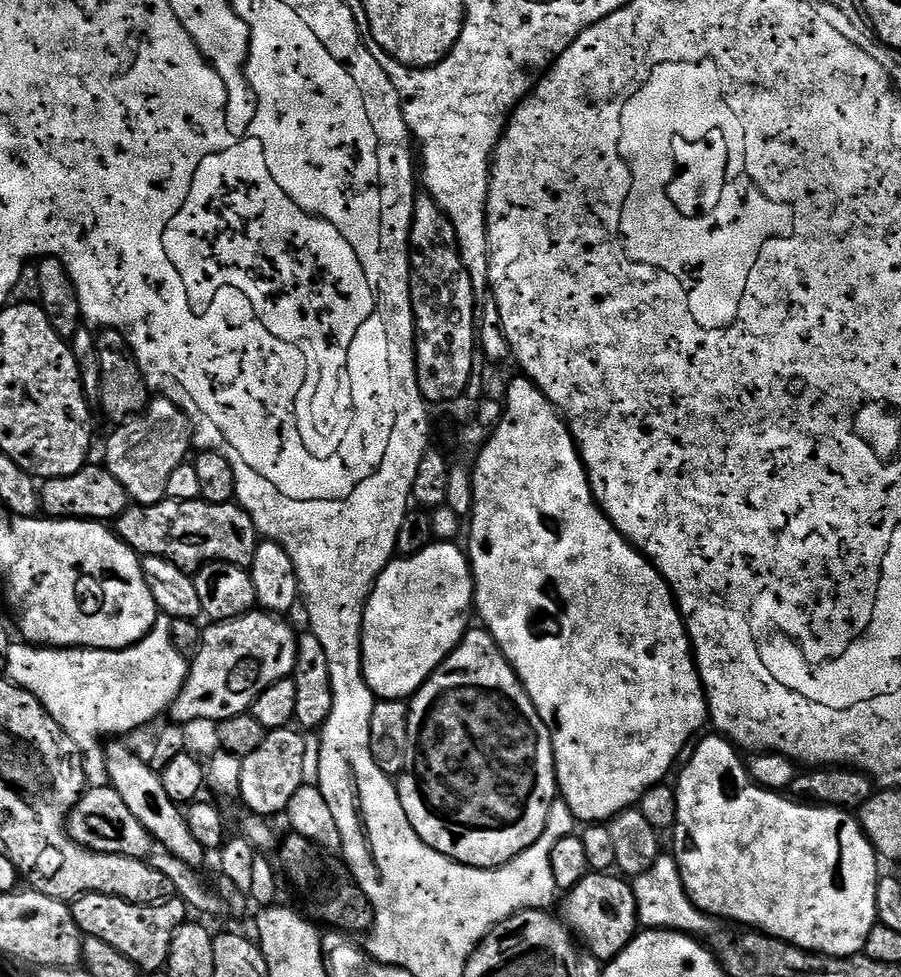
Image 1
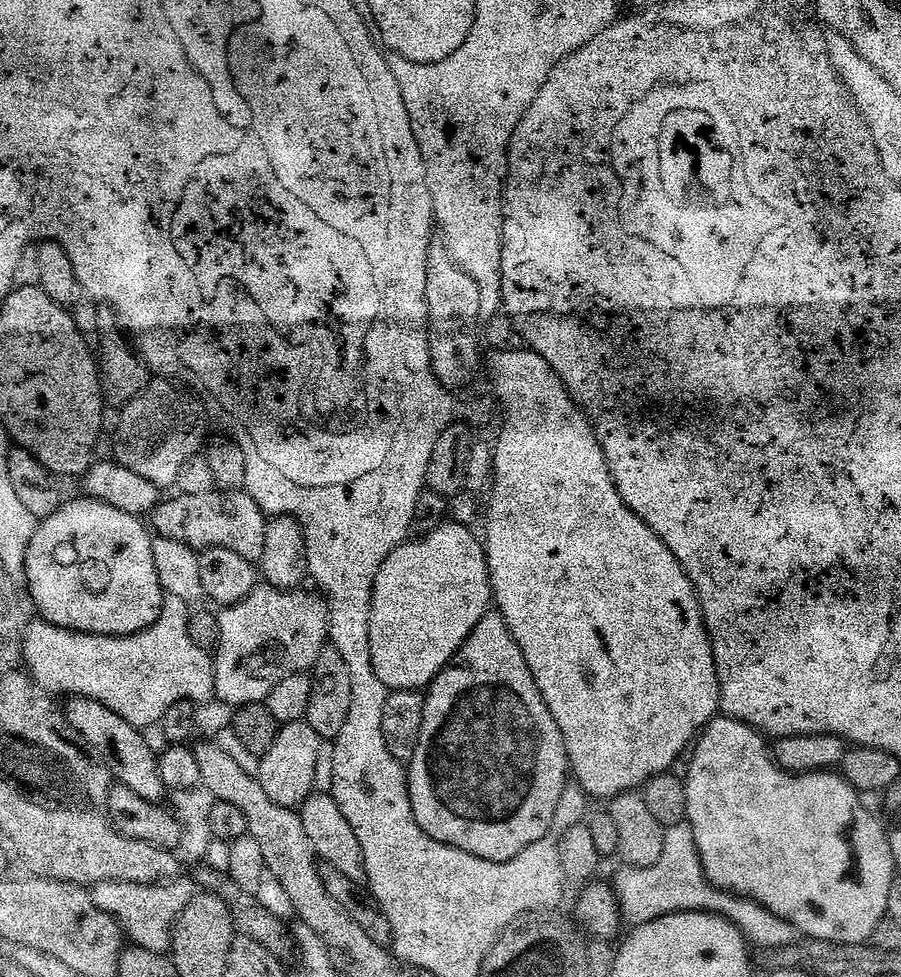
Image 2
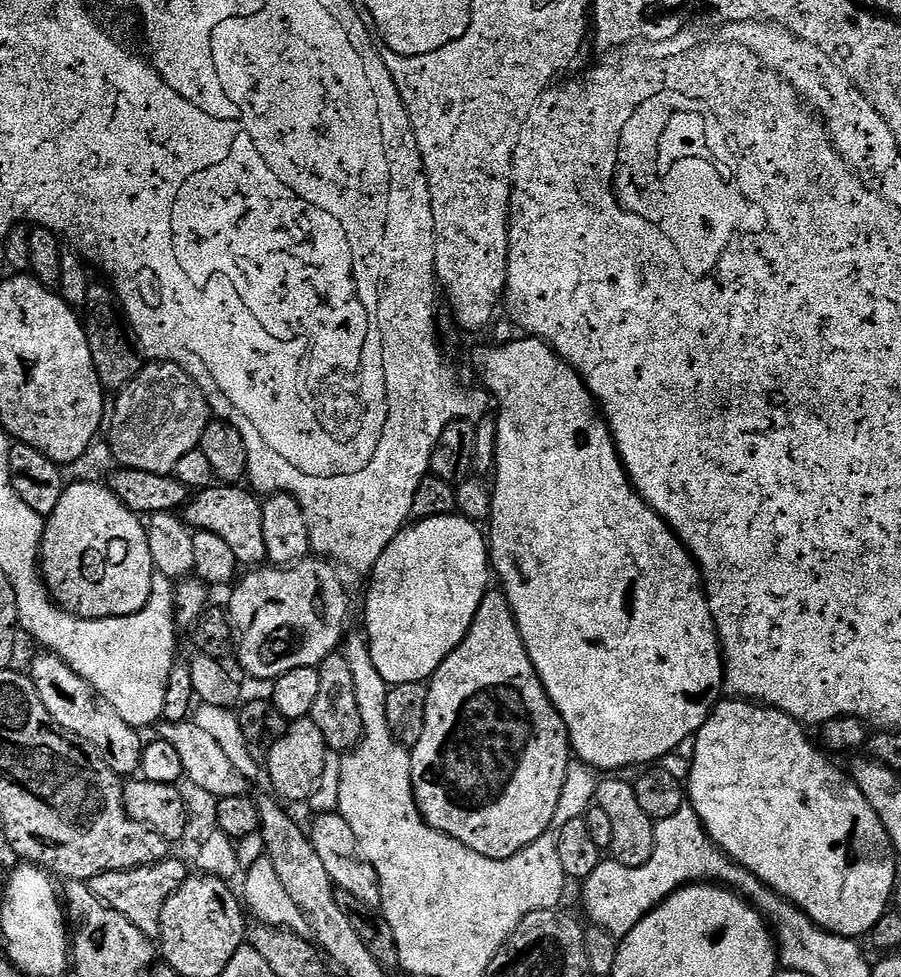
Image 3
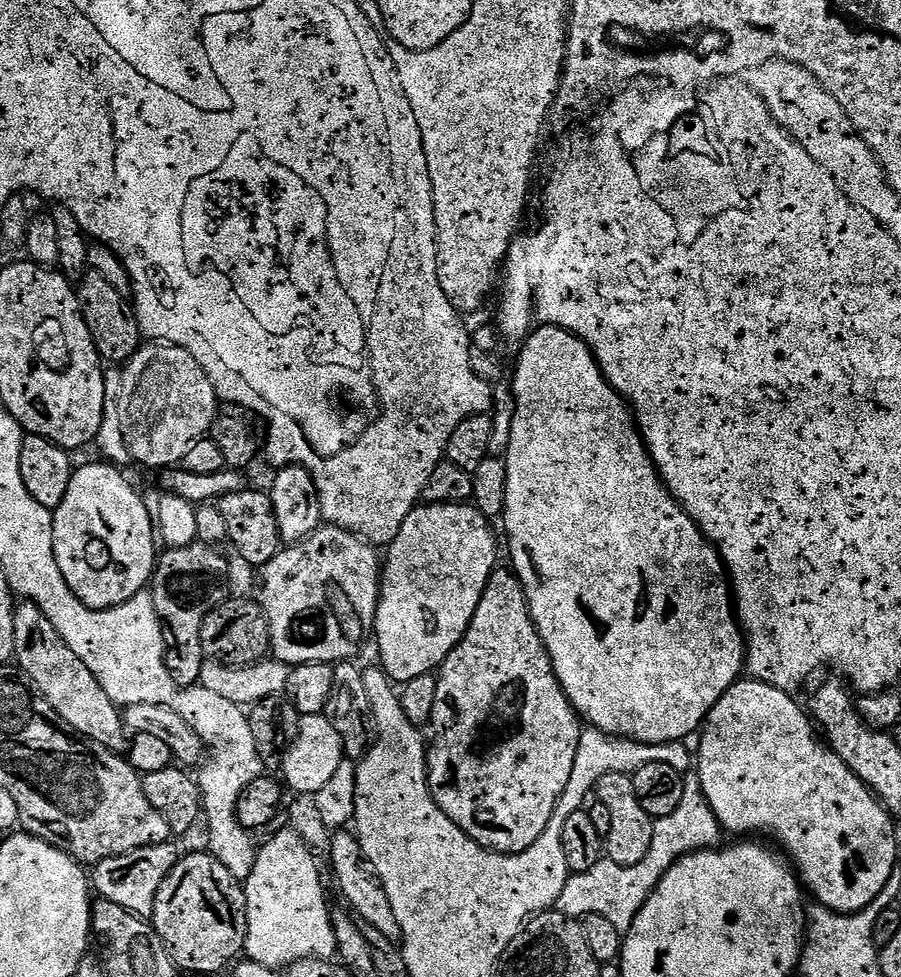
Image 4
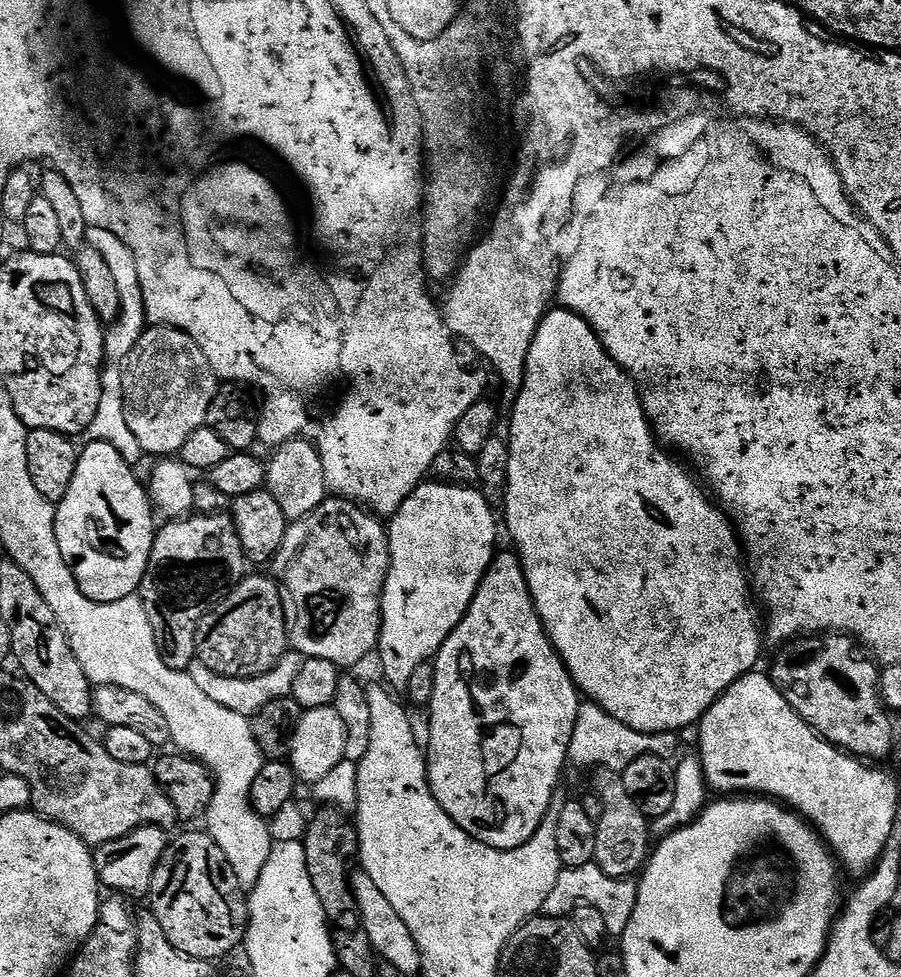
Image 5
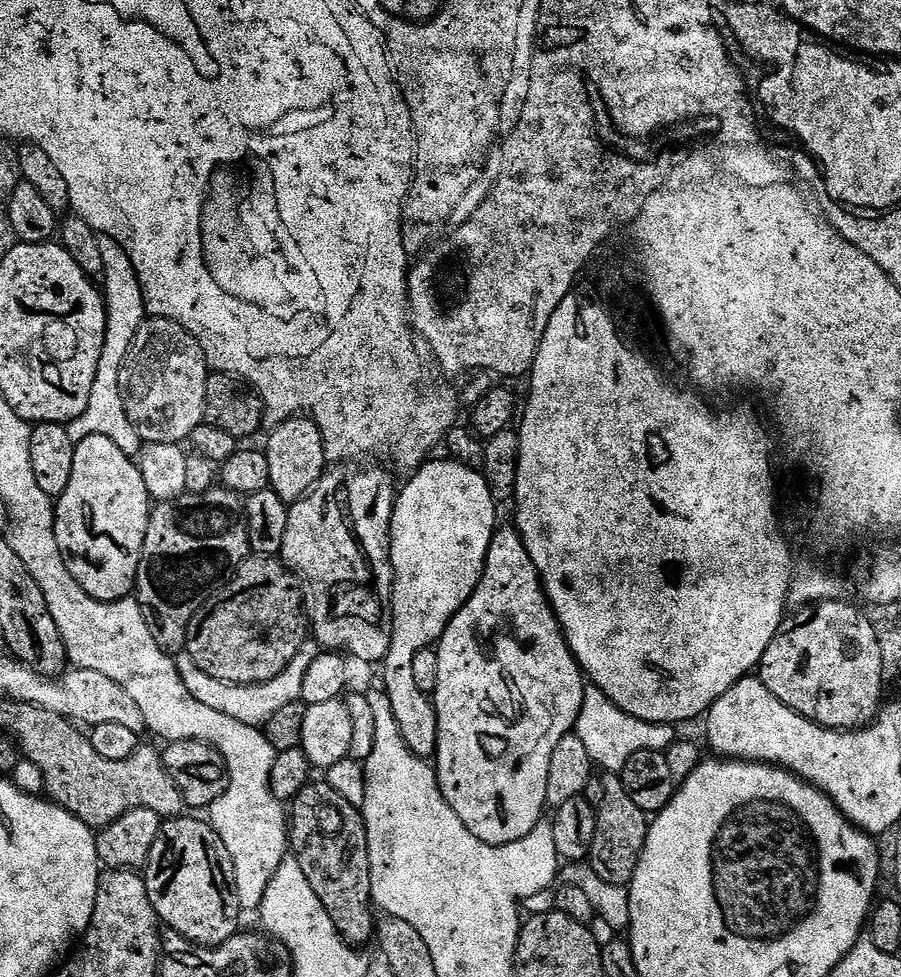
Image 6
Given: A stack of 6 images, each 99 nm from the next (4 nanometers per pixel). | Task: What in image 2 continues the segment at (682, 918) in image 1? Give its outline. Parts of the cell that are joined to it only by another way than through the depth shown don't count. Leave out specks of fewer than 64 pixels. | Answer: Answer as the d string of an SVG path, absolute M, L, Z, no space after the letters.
M686 822L664 829L662 856L654 866L649 869L621 867L619 871L614 889L621 918L629 929L641 928L643 924L679 912L709 912L735 926L749 945L756 946L768 936L770 917L766 909L743 896L721 892L704 877L692 827Z

